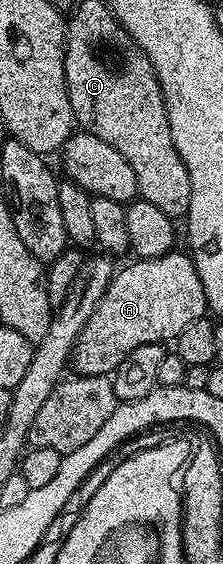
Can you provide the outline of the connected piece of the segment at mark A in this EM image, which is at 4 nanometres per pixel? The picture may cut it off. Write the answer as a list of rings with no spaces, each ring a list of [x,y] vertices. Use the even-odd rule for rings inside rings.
[[[175,249],[164,257],[135,258],[127,267],[119,266],[104,297],[96,305],[88,325],[74,342],[73,370],[79,375],[110,375],[132,349],[153,343],[177,340],[178,334],[192,321],[207,314],[206,294],[189,254]]]

